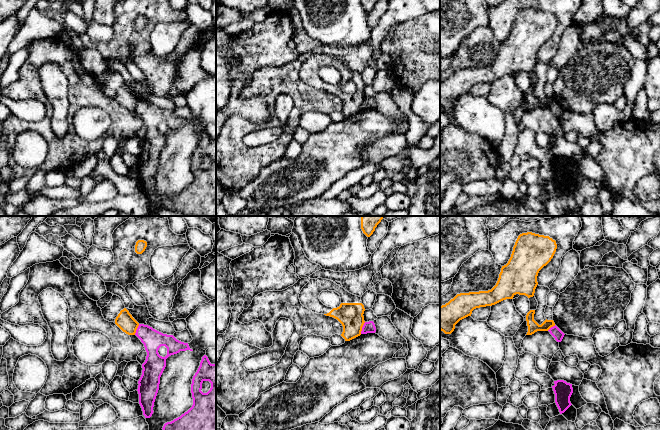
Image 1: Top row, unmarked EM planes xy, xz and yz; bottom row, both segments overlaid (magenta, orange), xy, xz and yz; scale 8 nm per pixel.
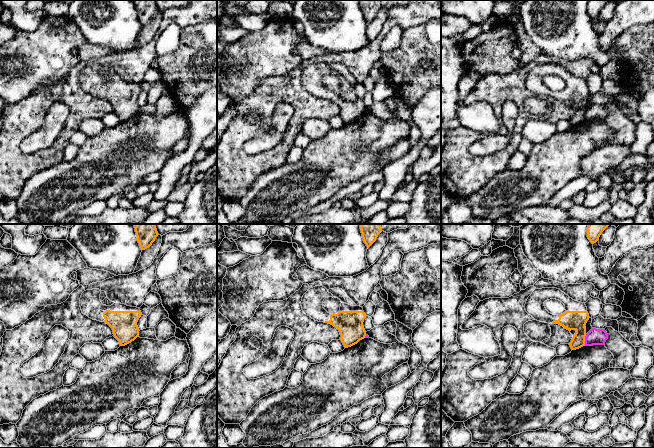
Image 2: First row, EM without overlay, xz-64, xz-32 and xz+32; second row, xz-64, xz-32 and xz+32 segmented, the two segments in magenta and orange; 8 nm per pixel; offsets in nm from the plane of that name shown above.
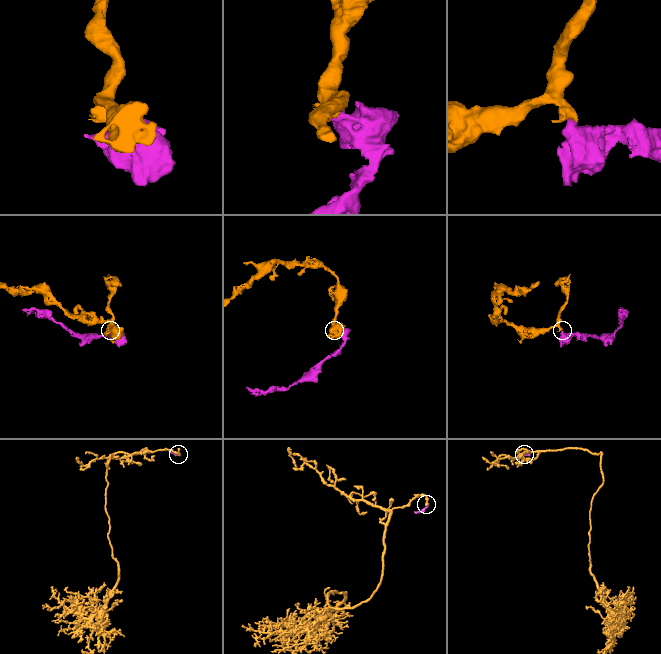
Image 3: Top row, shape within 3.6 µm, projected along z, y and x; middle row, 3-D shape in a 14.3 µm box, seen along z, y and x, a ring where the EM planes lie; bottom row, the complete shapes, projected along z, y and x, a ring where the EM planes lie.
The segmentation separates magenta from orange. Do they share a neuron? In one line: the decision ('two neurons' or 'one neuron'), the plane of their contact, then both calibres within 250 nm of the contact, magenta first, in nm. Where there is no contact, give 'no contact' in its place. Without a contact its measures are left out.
two neurons | xz | 100/200 nm

